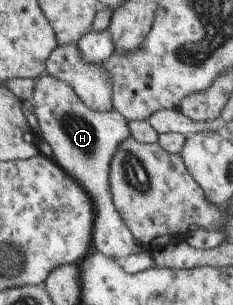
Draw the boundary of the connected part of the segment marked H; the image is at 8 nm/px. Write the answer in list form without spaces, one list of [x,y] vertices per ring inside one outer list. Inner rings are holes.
[[[42,74],[35,81],[31,102],[40,138],[52,149],[53,162],[88,194],[93,203],[93,249],[118,262],[142,252],[140,244],[116,211],[109,182],[113,157],[119,147],[132,137],[129,121],[114,108],[110,111],[91,110],[69,85],[56,78]]]

